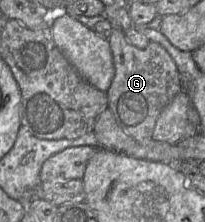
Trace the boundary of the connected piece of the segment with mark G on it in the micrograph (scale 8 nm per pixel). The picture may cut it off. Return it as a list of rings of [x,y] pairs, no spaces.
[[[112,26],[108,38],[115,75],[107,90],[108,108],[119,127],[139,144],[152,140],[156,120],[168,103],[182,91],[174,60],[159,43],[150,41],[141,49],[126,40],[120,28]]]

